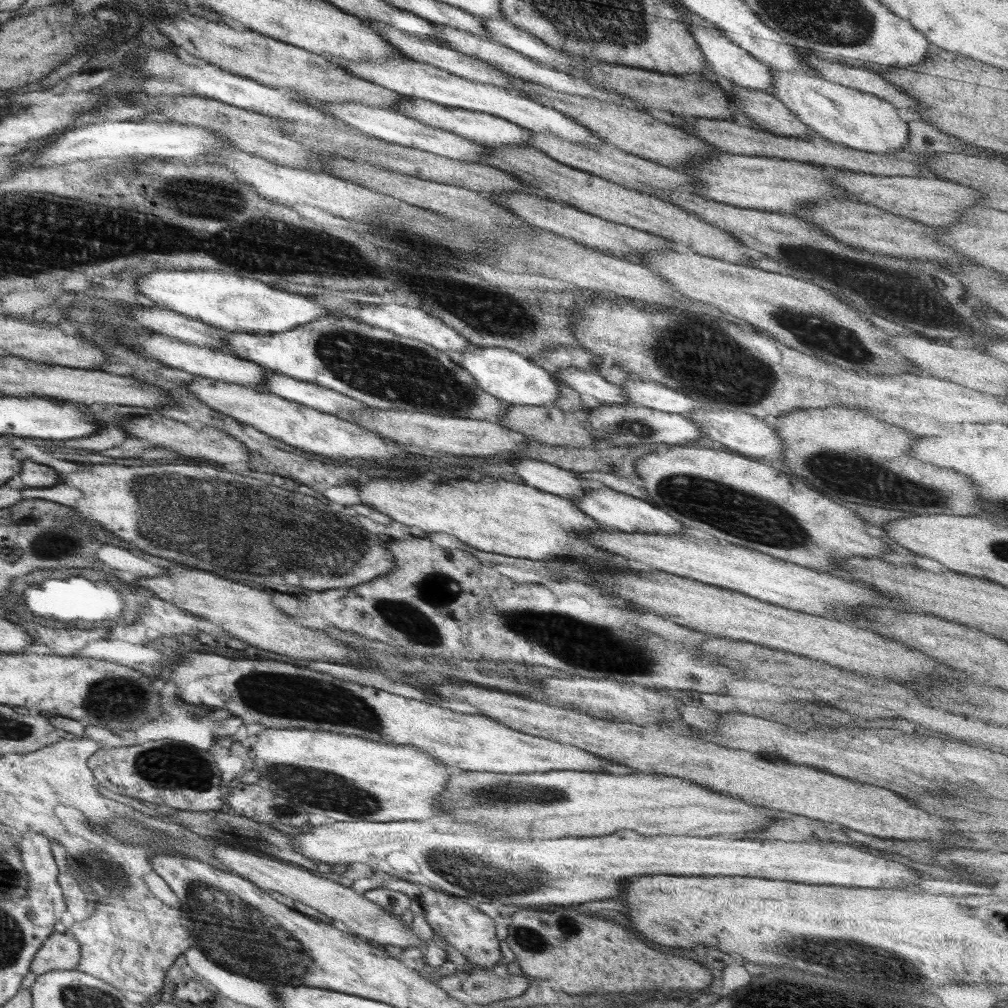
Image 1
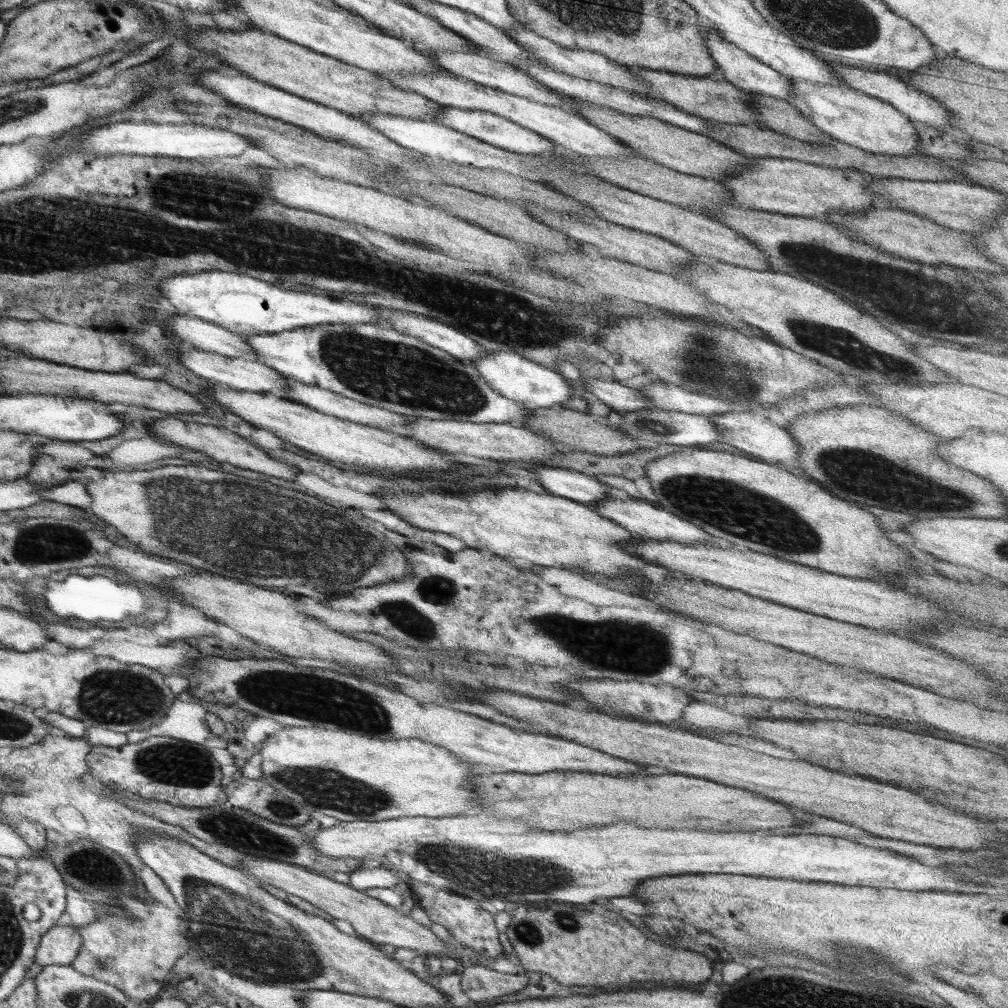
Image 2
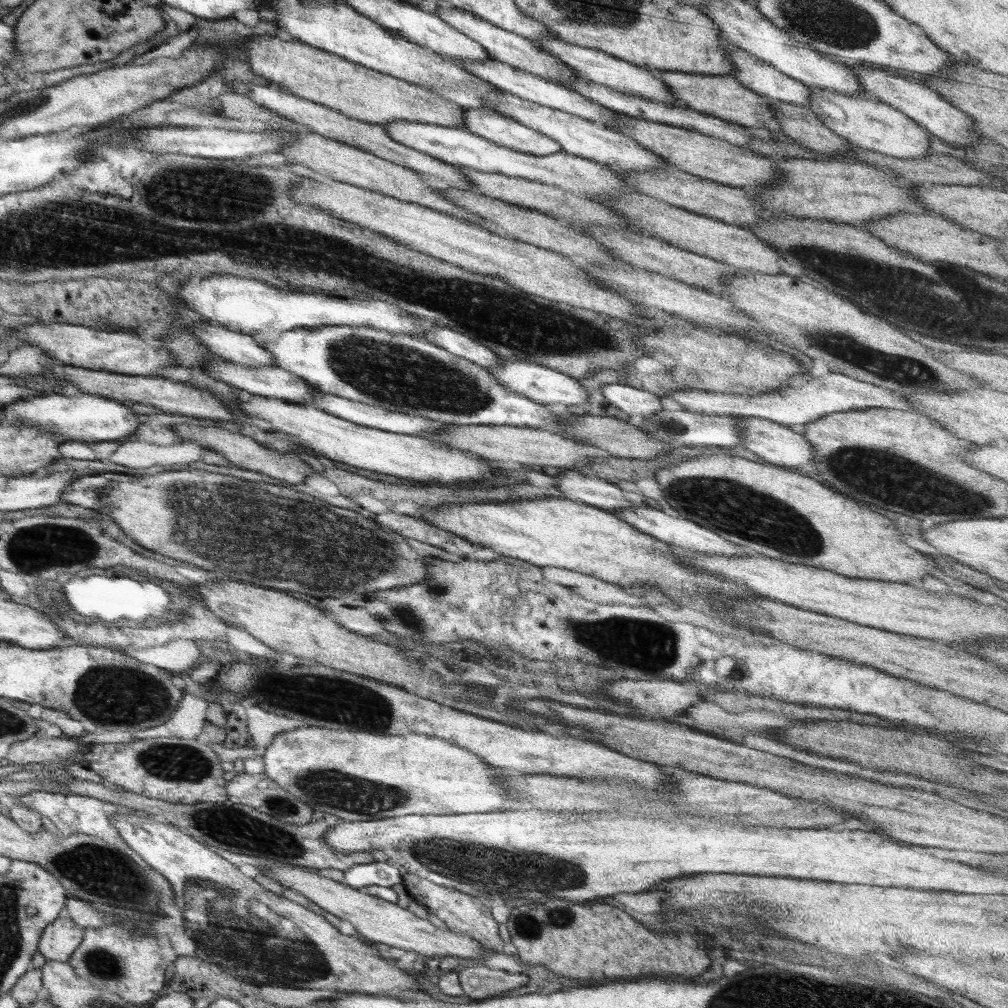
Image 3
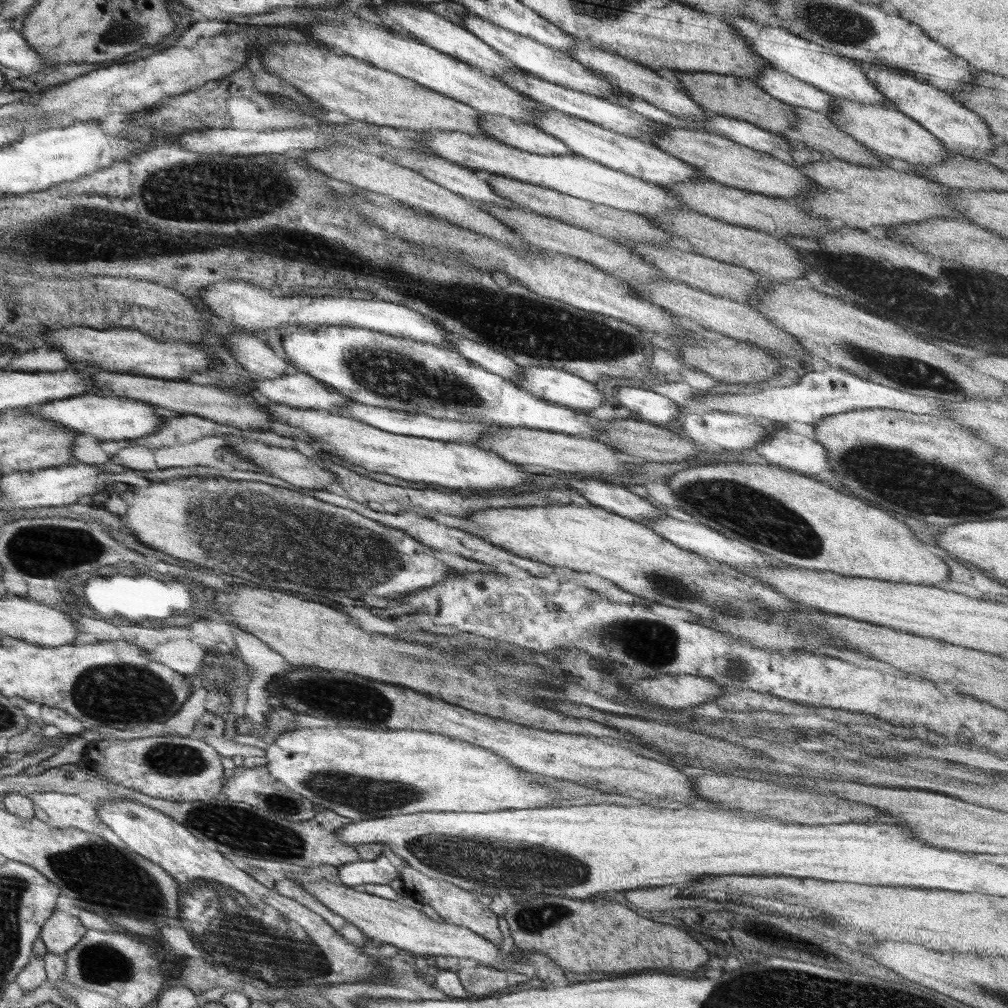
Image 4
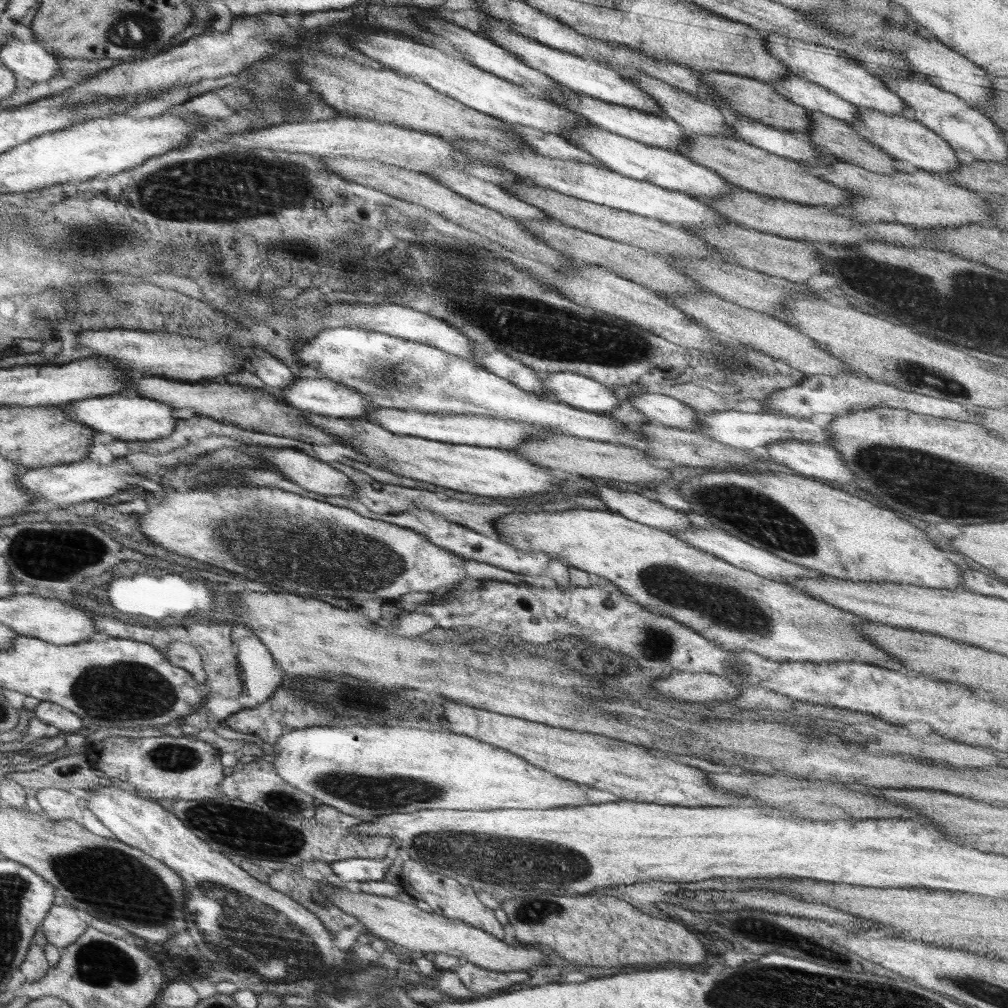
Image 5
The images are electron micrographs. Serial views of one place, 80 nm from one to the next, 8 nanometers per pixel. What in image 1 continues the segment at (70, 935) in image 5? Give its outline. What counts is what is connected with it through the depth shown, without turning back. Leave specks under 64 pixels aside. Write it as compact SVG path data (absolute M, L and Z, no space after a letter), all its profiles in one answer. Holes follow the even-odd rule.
M61 928L45 940L44 946L37 952L37 958L33 960L32 969L34 974L40 976L51 970L76 969L79 960L81 944Z

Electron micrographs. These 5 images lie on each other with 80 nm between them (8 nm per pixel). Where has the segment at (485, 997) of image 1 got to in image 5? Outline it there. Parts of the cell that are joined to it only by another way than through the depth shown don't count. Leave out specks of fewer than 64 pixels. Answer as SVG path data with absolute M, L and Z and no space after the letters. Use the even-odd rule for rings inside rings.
M472 962L459 966L454 972L460 977L464 986L469 986L472 991L480 994L500 992L530 978L526 972L493 971Z

